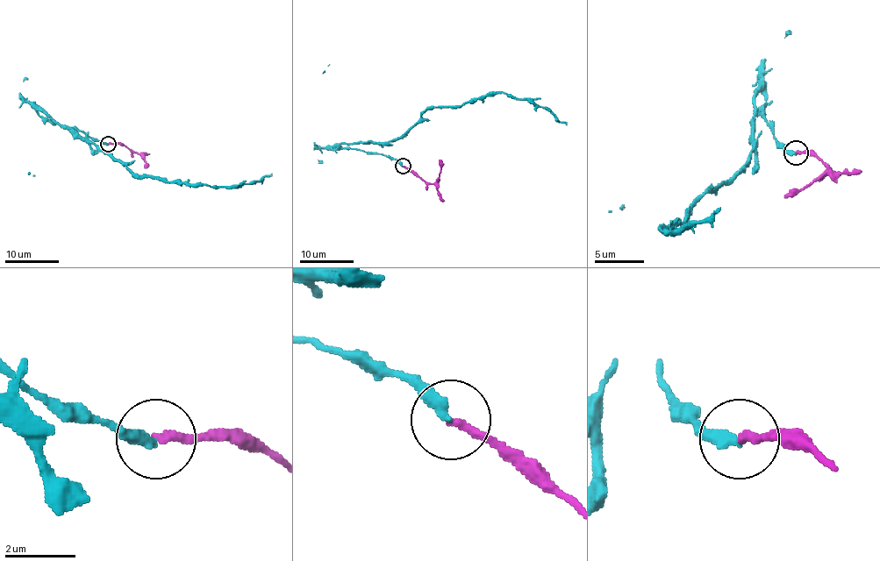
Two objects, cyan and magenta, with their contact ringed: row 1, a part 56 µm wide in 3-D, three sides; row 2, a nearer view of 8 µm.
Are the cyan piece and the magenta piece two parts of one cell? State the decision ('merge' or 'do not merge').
merge

